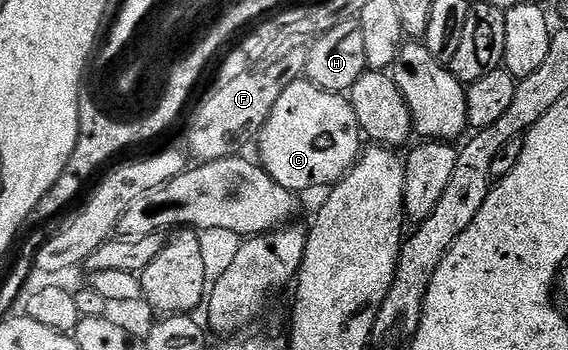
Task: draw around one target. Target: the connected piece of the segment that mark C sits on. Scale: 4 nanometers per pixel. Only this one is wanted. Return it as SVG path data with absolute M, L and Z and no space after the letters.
M306 77L295 79L286 89L282 89L282 97L274 105L270 117L261 127L258 136L260 142L259 162L268 176L278 185L293 193L308 191L311 187L331 188L360 158L362 150L362 132L358 125L358 117L354 117L351 102L343 94L318 89Z

